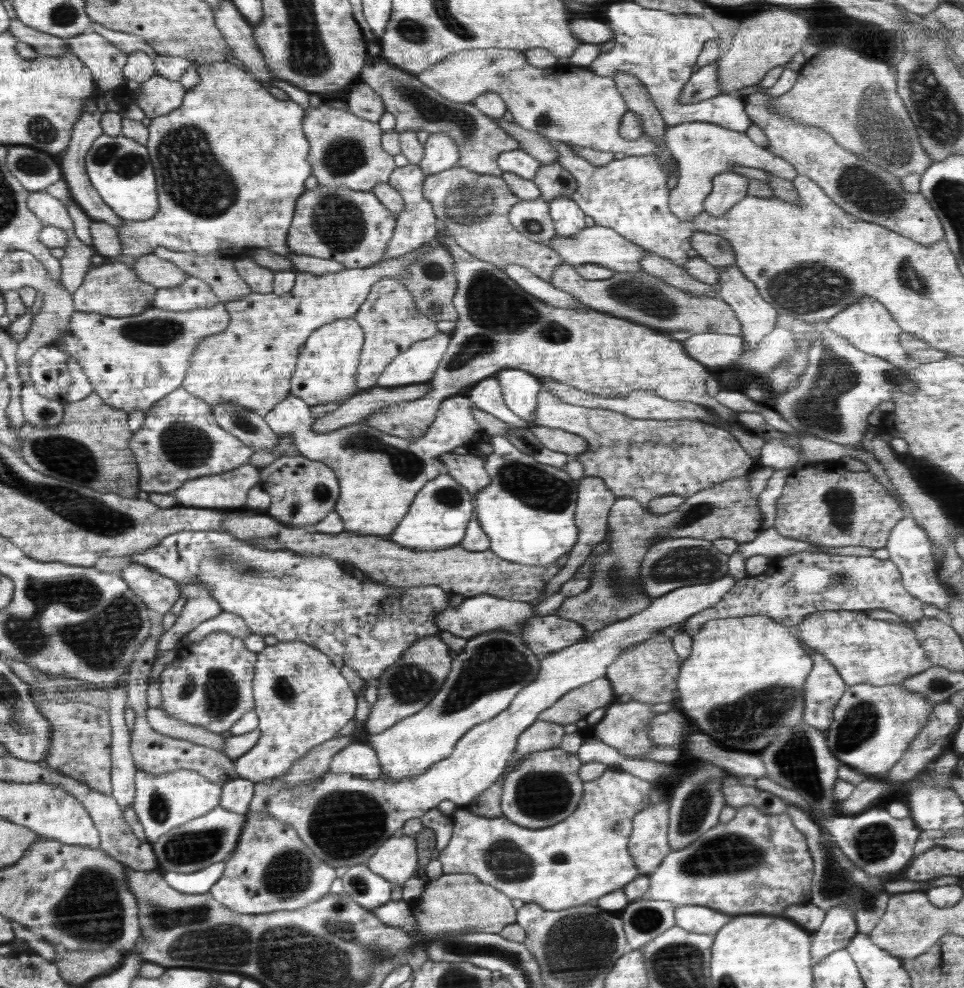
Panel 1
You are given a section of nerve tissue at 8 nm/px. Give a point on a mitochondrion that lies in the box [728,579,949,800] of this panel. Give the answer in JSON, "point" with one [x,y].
{"point":[860,723]}

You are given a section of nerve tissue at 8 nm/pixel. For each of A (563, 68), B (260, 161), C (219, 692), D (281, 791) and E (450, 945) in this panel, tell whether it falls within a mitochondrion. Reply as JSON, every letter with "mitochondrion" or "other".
{"A":"other","B":"other","C":"mitochondrion","D":"other","E":"mitochondrion"}

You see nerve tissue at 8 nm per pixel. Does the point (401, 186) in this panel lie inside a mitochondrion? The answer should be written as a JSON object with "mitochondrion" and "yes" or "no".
{"mitochondrion":"no"}

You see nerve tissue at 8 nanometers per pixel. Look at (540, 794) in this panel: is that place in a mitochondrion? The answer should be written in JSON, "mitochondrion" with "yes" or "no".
{"mitochondrion":"yes"}

